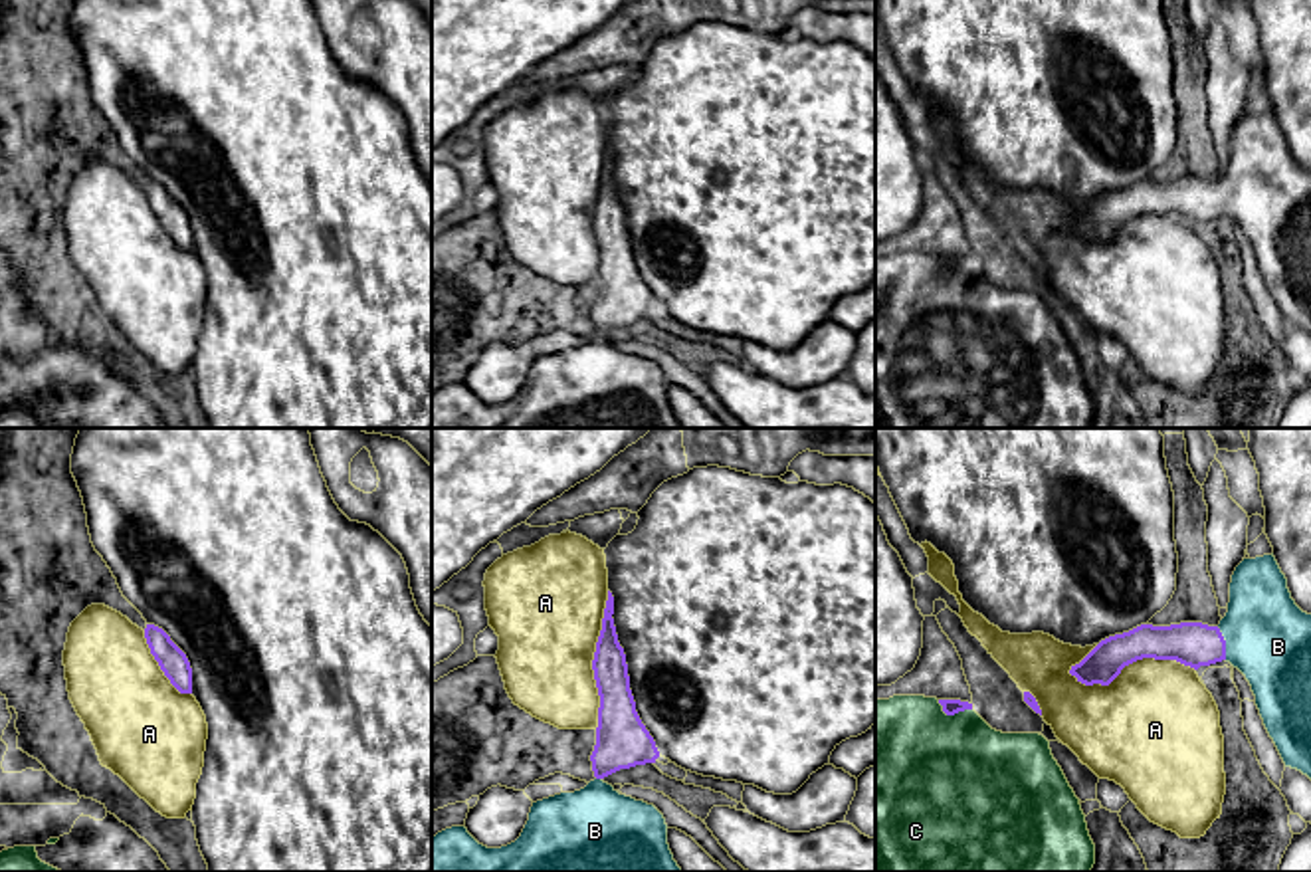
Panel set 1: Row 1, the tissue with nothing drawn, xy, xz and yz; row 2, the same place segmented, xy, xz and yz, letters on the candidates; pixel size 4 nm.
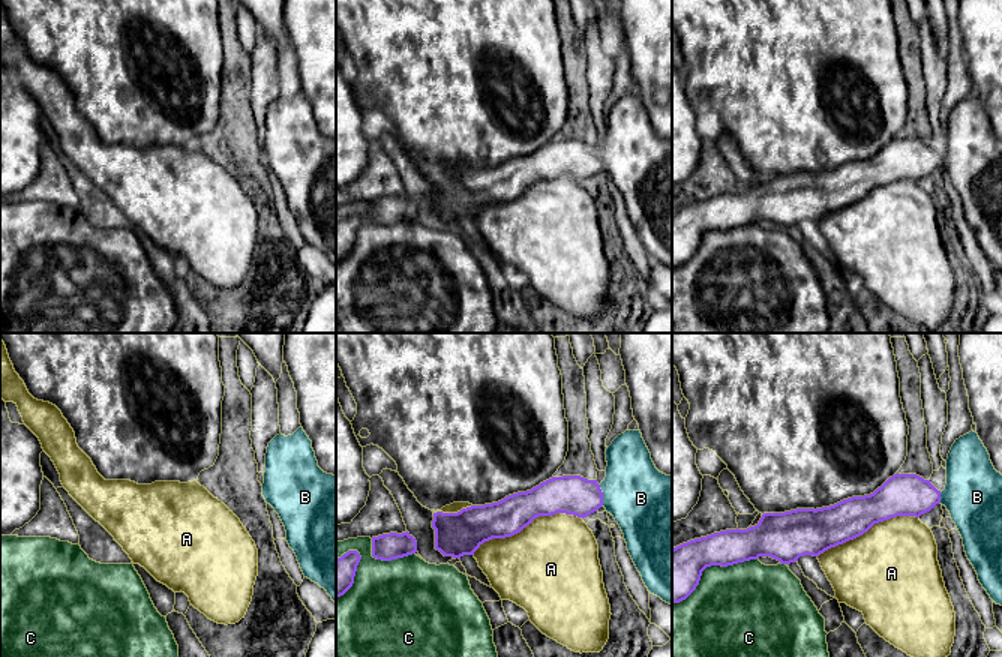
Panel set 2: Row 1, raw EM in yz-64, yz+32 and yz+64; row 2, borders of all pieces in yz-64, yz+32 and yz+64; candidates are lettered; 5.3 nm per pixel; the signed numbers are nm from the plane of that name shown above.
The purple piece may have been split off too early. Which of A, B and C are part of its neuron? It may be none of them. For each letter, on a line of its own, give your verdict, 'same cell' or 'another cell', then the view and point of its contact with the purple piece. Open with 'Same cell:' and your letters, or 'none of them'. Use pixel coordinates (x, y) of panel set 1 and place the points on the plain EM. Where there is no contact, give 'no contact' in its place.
Same cell: B
A: another cell; meets purple in yz at (1131, 218)
B: same cell; meets purple in yz at (1224, 199)
C: another cell; meets purple in yz at (953, 270)

